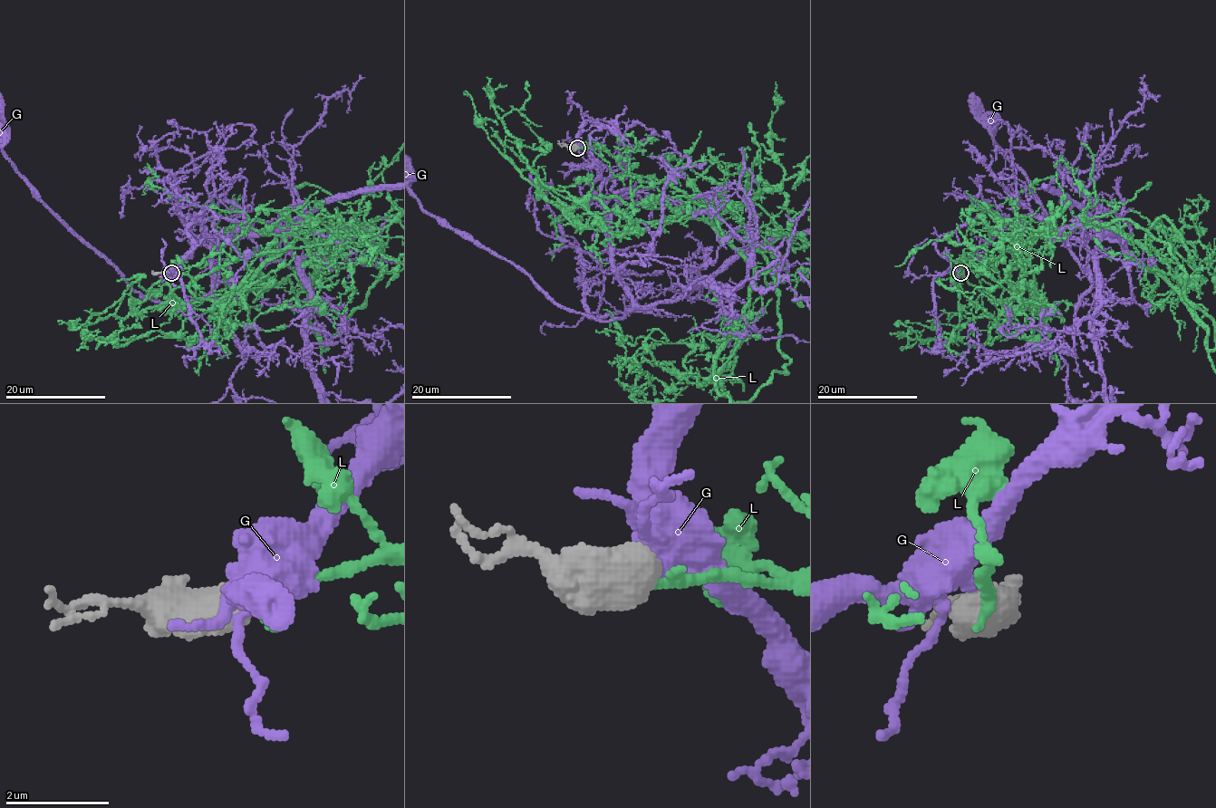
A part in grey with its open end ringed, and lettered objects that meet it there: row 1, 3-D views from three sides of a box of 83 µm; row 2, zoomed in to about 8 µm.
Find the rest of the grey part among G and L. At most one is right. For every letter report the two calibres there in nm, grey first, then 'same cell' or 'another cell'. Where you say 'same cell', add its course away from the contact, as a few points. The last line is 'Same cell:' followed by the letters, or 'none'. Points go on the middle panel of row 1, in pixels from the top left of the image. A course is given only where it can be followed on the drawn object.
G: 700 nm thick on the grey side, 600 nm on the other; another cell
L: 650 nm thick on the grey side, 240 nm on the other; same cell; it runs (578, 149), (669, 181), (751, 266), (750, 302), (716, 360)
Same cell: L

